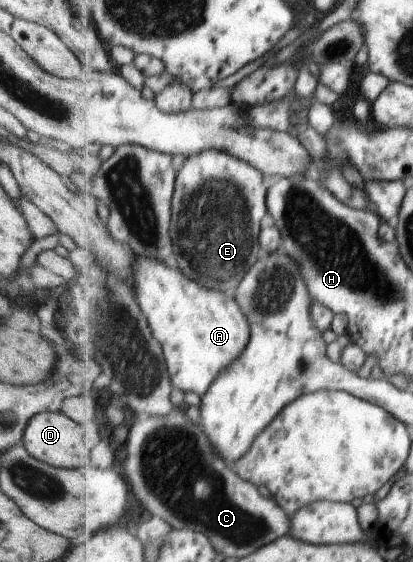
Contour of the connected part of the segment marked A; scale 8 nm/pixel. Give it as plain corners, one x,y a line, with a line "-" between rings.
136,257
137,267
132,273
132,285
136,292
136,300
143,313
147,316
154,338
162,345
168,370
176,389
184,393
195,392
202,396
208,391
213,380
228,368
237,357
243,355
252,337
252,325
247,314
241,309
239,302
223,291
207,289
194,279
189,279
179,267
171,261
163,261
154,257

